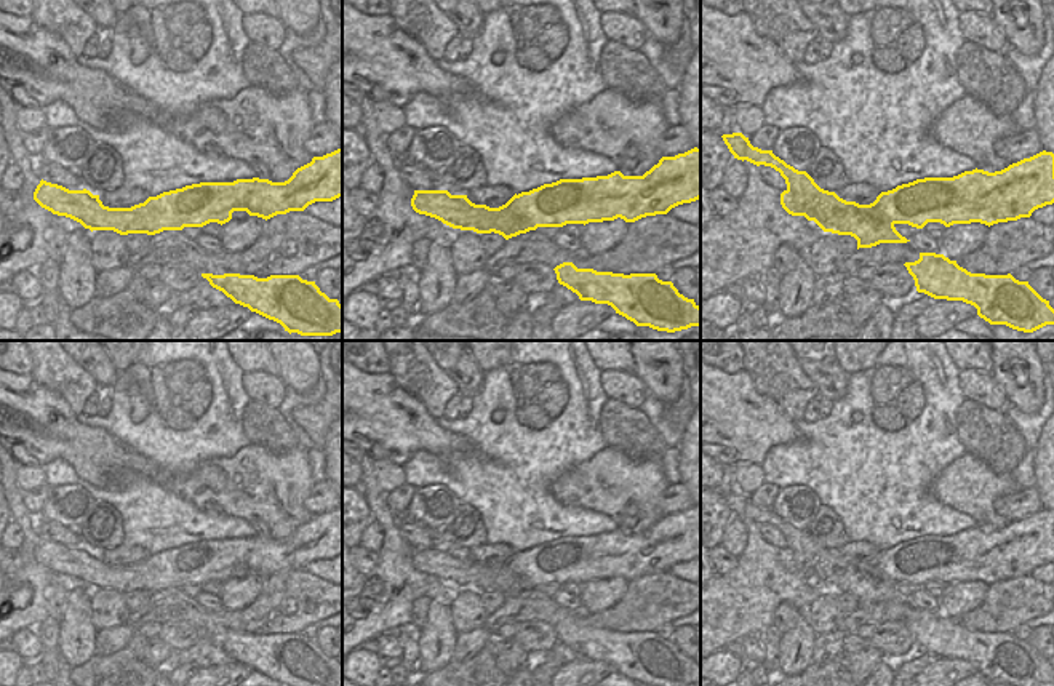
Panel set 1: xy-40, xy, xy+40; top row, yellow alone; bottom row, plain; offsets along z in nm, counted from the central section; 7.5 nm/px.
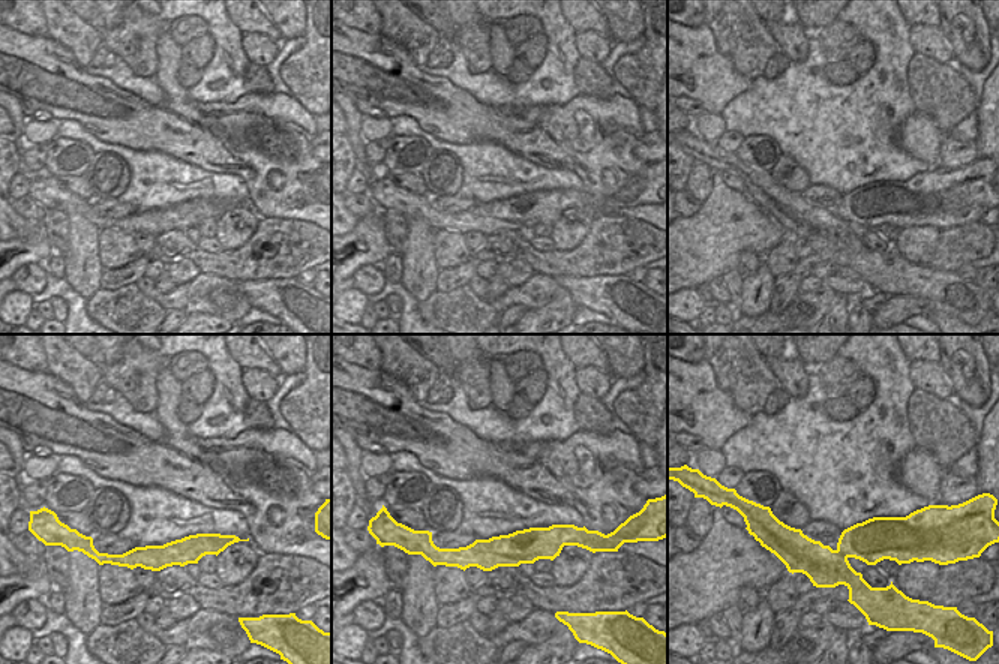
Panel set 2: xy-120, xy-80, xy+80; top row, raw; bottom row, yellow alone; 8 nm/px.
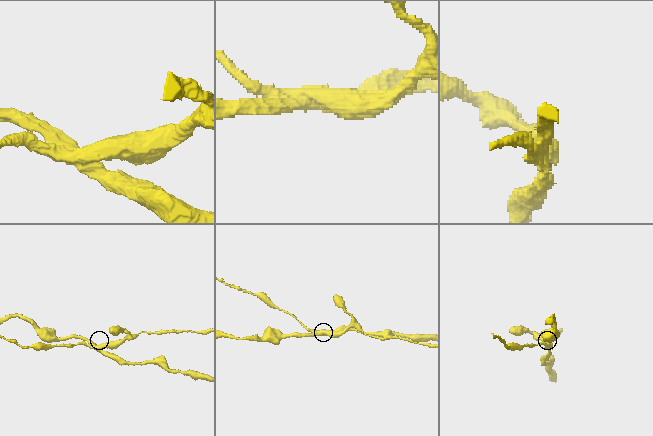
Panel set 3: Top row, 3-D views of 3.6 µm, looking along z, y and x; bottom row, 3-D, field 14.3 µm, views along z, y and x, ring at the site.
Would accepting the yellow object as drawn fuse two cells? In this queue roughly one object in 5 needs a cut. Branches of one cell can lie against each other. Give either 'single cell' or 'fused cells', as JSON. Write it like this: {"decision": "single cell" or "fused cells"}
{"decision": "fused cells"}

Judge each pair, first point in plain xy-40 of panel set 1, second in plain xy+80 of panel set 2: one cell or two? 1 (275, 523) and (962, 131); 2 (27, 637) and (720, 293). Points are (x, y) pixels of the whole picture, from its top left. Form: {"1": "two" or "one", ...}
{"1": "two", "2": "one"}

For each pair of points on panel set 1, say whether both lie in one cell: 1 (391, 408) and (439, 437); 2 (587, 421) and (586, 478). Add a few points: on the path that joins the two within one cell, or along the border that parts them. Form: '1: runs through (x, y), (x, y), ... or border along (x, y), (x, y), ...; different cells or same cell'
1: runs through (402, 419), (411, 429), (427, 435); same cell
2: border along (606, 445), (554, 480); different cells

